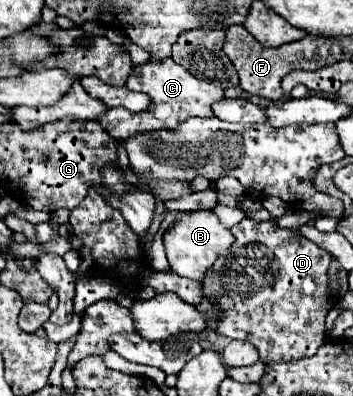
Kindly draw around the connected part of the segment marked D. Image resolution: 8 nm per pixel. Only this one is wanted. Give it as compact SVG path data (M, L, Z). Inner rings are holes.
M243 219L231 229L231 233L235 235L235 243L229 247L229 253L225 253L225 259L221 257L203 281L205 297L215 301L223 311L217 331L229 339L255 345L263 363L297 361L317 353L317 349L325 343L325 315L337 305L337 297L331 297L327 289L331 255L313 241L305 239L299 231L279 229L271 221Z

